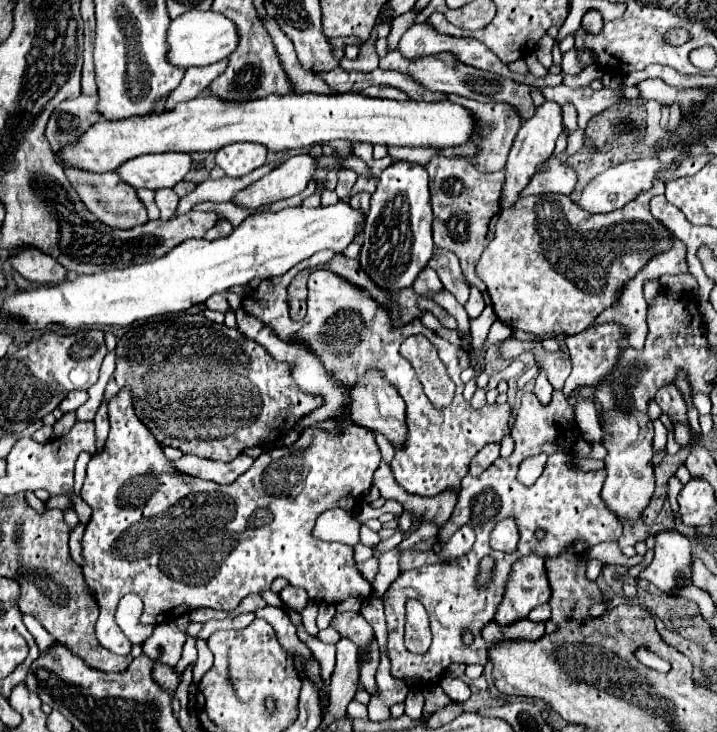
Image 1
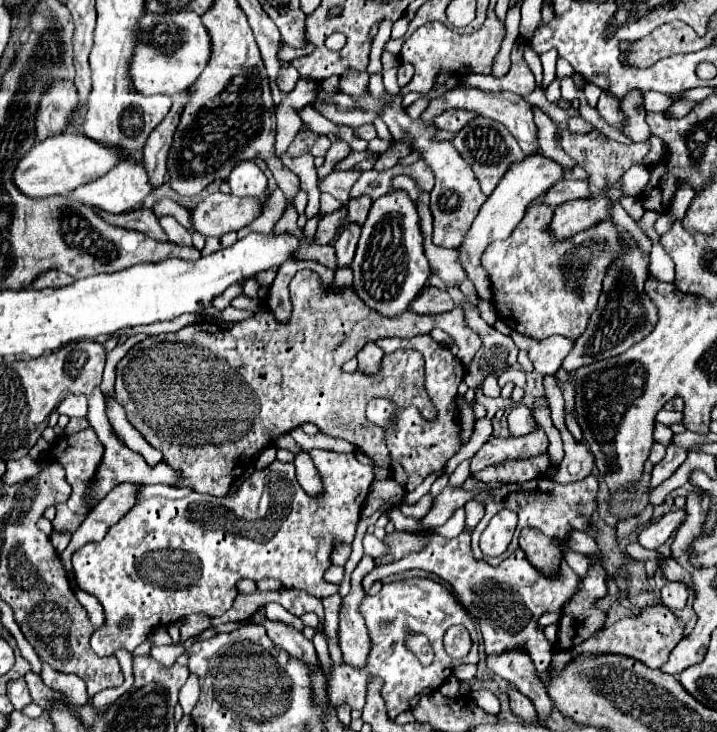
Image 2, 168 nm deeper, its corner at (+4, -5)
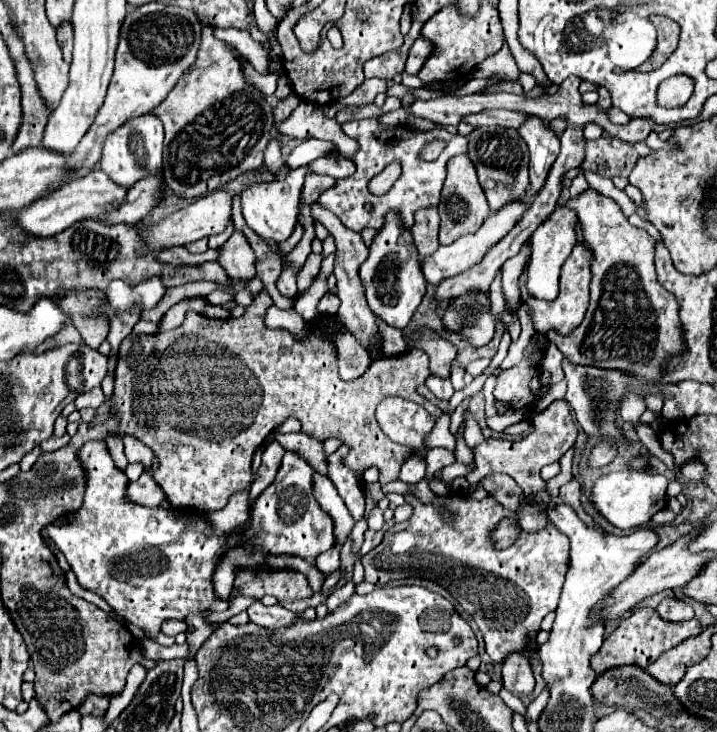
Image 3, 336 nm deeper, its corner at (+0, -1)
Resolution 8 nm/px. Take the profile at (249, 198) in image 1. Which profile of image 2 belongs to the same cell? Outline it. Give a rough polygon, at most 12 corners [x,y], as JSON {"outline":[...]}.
{"outline":[[213,193],[191,213],[209,237],[239,231],[261,215],[253,201]]}

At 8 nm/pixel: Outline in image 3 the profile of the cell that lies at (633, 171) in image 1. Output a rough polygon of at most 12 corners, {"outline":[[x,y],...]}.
{"outline":[[557,207],[531,237],[531,297],[553,301],[577,243],[577,213]]}

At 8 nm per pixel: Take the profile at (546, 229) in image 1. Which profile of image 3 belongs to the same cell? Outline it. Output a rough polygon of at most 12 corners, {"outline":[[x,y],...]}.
{"outline":[[575,245],[561,269],[561,293],[551,303],[521,297],[533,325],[571,333],[589,305],[591,255]]}

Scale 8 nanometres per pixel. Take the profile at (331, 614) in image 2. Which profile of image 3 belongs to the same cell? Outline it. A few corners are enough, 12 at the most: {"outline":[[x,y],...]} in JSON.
{"outline":[[363,517],[351,532],[353,552],[358,553],[364,540],[368,523]]}

